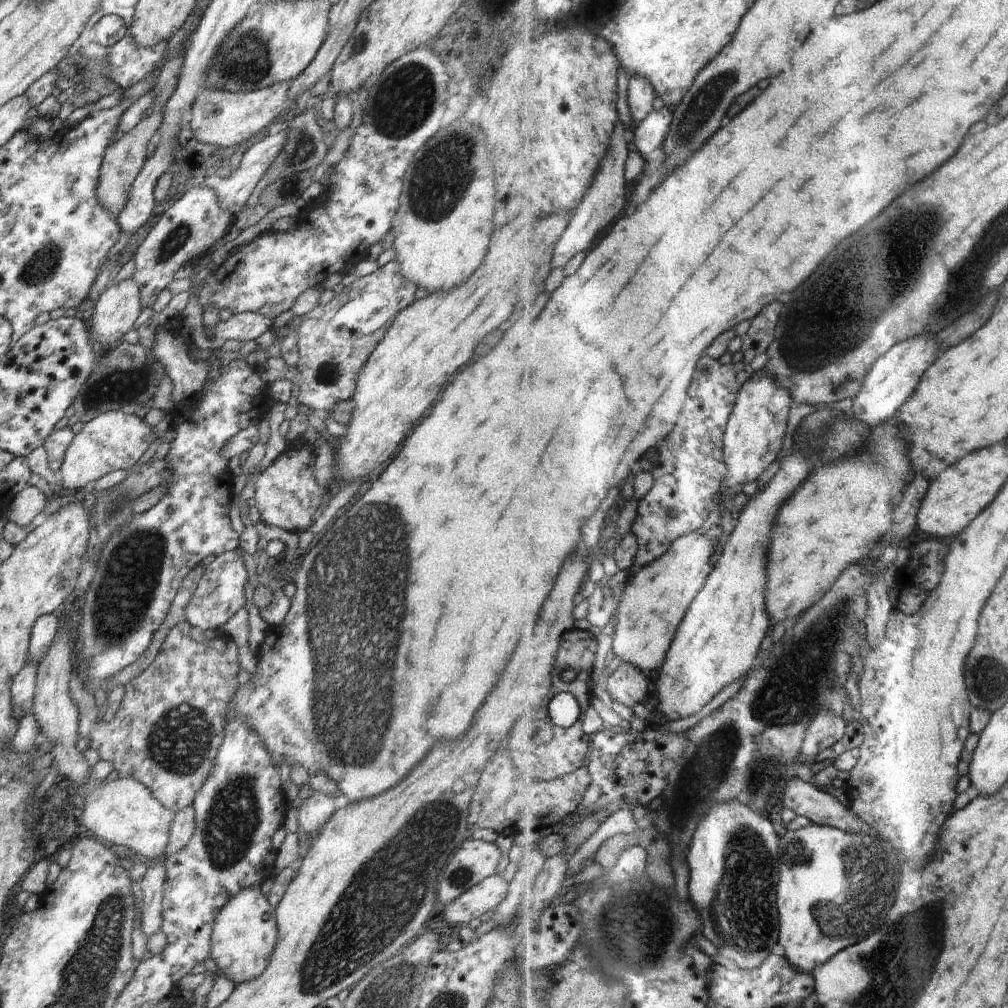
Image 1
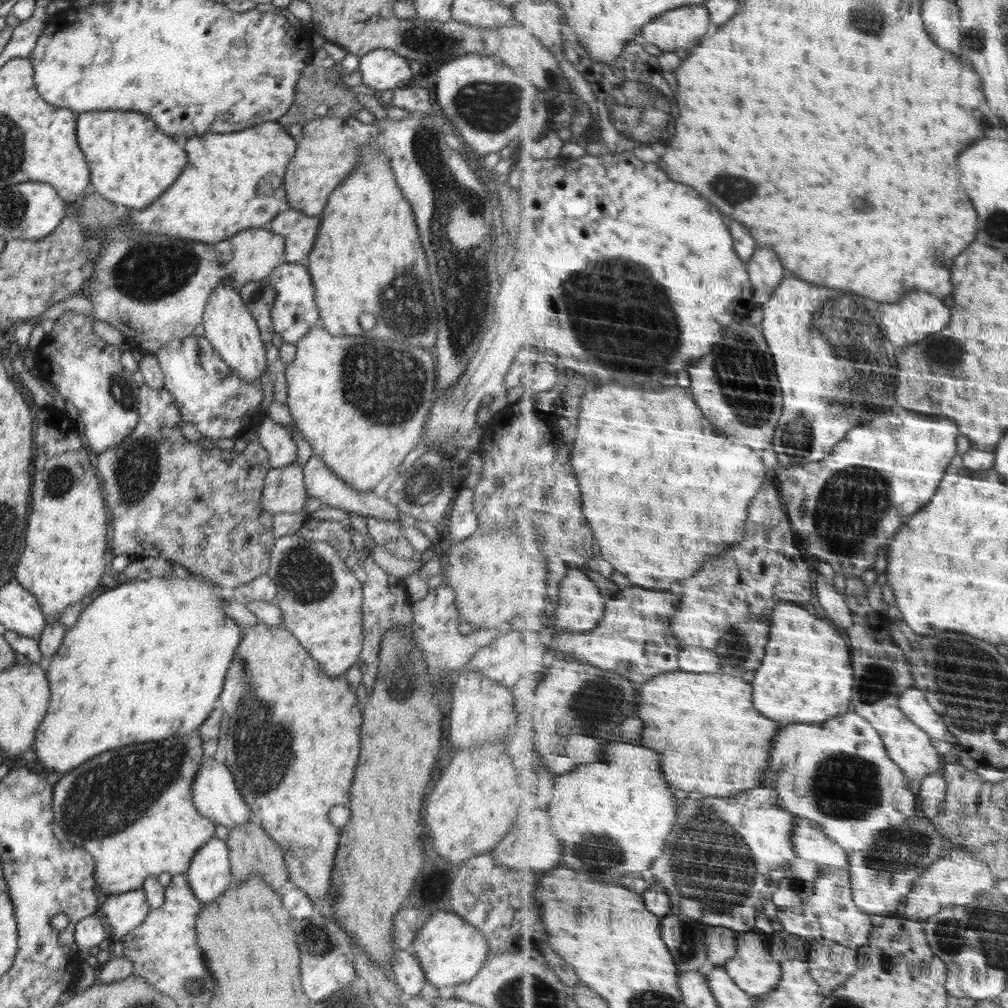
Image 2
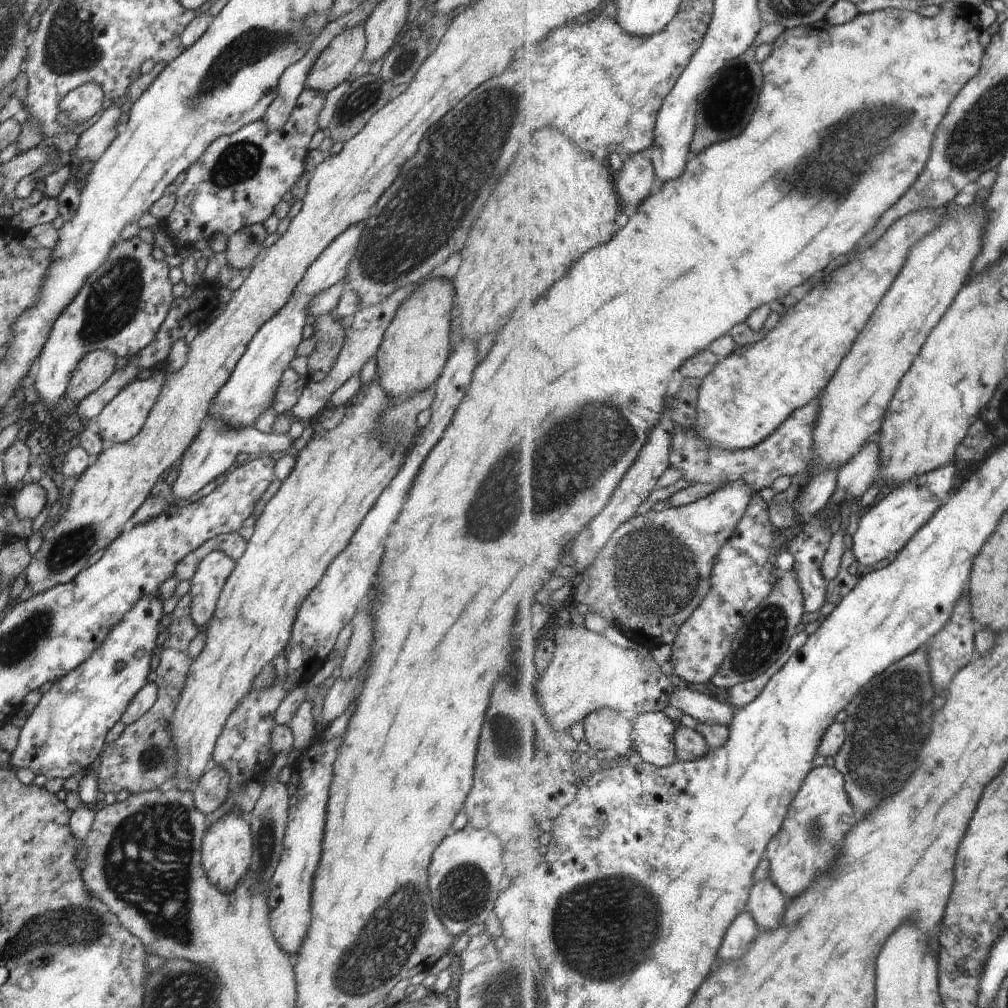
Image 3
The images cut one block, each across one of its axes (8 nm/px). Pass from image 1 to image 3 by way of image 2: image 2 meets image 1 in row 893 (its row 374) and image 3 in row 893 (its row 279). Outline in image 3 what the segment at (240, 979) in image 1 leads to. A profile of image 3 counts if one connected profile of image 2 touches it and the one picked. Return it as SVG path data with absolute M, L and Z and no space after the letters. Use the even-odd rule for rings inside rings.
M226 813L207 828L201 842L201 864L212 886L220 892L234 892L236 884L249 872L253 857L254 839L247 816Z

